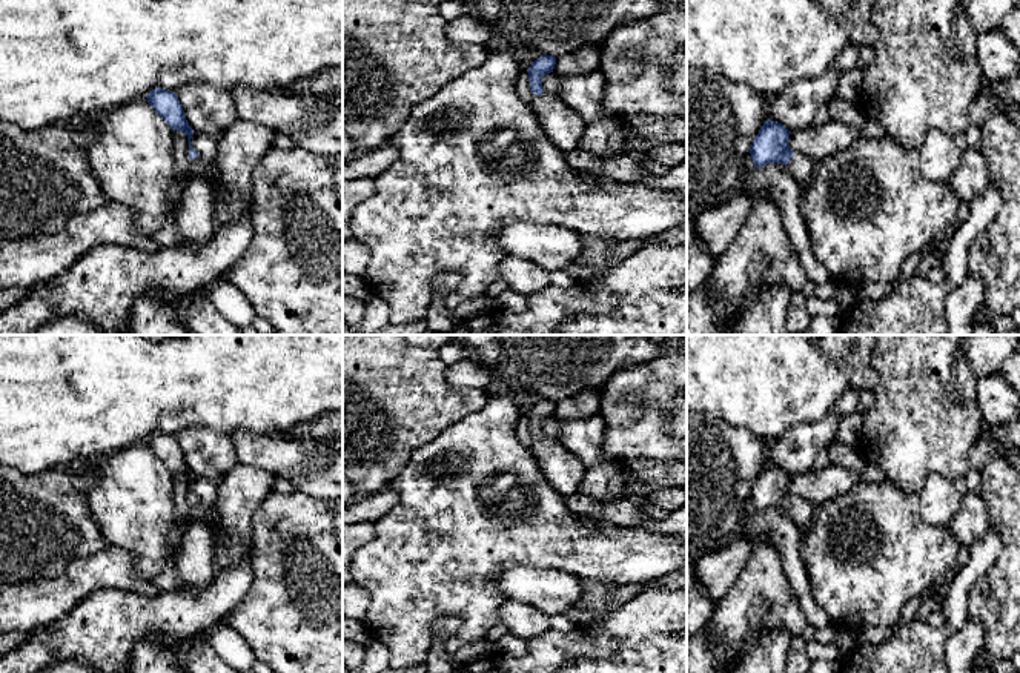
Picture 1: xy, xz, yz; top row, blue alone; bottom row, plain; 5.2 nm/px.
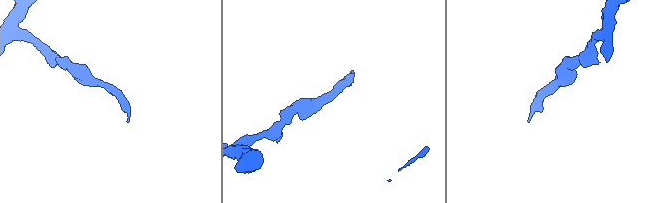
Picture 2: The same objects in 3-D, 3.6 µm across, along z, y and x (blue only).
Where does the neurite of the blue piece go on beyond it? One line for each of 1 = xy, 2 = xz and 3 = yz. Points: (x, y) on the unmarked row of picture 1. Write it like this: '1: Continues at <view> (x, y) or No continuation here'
1: Continues at xy (198, 510)
2: Continues at xz (564, 470)
3: Continues at yz (802, 512)

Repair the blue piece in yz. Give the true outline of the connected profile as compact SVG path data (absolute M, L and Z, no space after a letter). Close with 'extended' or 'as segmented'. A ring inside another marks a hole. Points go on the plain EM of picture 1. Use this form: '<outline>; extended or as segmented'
M767 464L754 481L750 498L756 512L782 507L796 527L806 530L816 519L819 502L813 499L796 499L788 490L790 478L782 467Z; extended

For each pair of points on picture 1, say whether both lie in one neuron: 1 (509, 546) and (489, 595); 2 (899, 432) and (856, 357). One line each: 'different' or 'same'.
1: same
2: different

